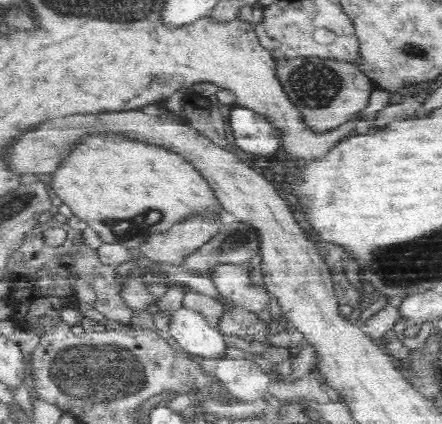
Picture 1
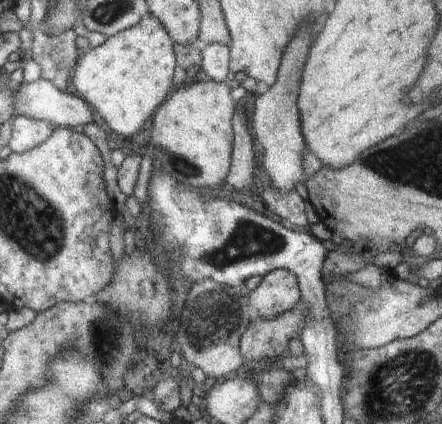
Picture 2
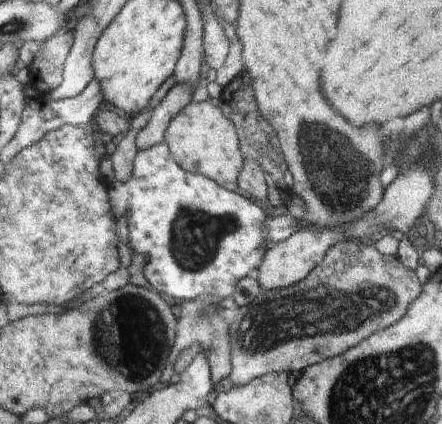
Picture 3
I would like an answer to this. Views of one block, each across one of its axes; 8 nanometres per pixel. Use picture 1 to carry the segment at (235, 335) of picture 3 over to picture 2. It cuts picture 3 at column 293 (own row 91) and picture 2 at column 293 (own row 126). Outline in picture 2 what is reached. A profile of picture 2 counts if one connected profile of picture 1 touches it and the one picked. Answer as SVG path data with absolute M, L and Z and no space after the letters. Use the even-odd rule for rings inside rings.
M304 304L274 319L258 317L246 327L239 340L239 349L252 362L274 358L280 352L288 350L289 340L297 335L300 337L304 327Z

